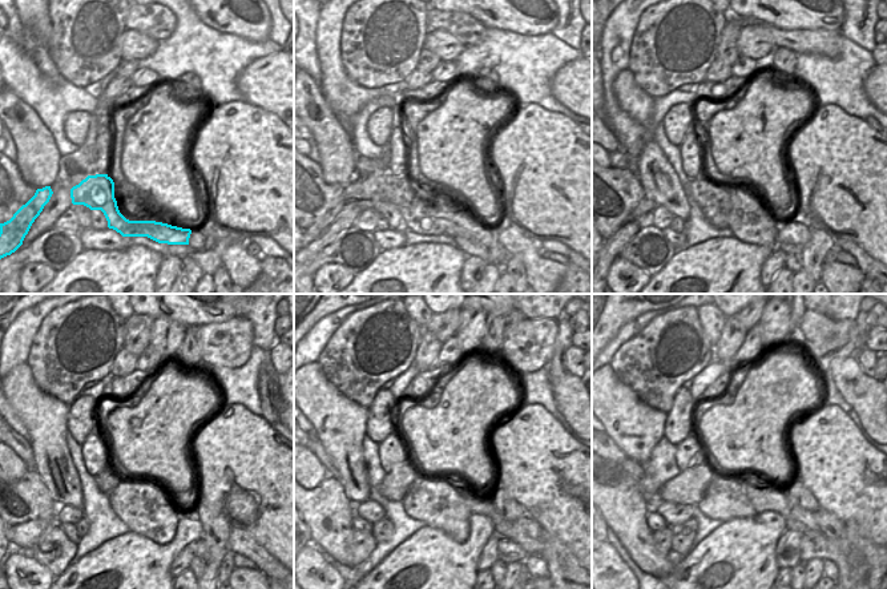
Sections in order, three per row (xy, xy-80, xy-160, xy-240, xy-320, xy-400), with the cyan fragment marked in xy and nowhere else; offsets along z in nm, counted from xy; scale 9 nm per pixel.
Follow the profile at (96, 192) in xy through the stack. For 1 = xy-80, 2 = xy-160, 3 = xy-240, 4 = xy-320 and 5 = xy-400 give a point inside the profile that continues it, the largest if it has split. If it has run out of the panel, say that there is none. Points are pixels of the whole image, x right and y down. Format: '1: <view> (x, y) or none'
1: xy-80 (422, 217)
2: xy-160 (713, 200)
3: xy-240 (200, 547)
4: xy-320 (508, 551)
5: xy-400 (814, 543)

